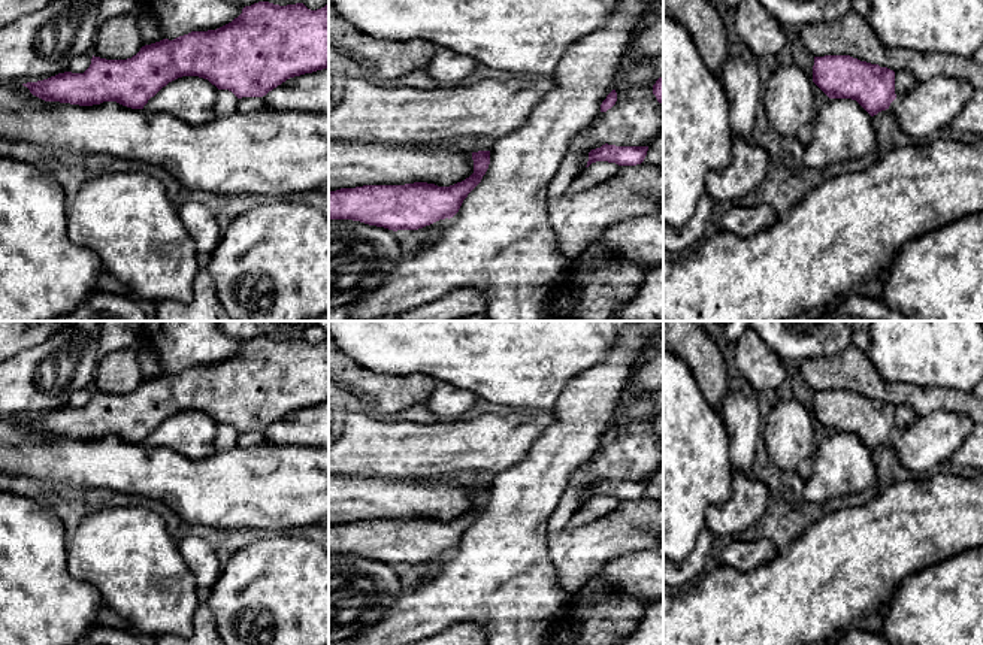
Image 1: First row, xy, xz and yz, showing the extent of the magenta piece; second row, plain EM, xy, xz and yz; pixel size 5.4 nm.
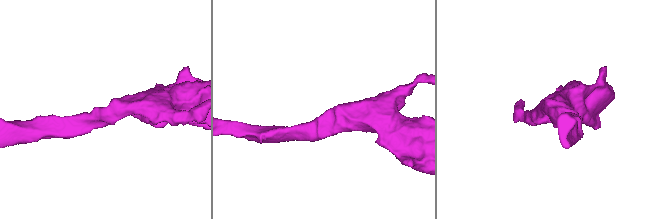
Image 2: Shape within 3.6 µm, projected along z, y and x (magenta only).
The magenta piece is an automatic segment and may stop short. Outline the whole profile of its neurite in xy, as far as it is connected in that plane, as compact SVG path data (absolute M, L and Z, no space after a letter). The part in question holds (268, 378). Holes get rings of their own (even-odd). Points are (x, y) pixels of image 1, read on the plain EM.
M258 336L245 340L232 357L208 366L191 366L173 375L145 379L127 394L91 393L84 408L64 406L37 417L22 418L45 436L93 440L117 436L143 443L169 417L182 411L208 414L218 424L229 424L238 433L263 431L290 412L329 402L329 336L311 345L303 337L279 340Z

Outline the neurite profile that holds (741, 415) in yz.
M735 381L720 408L729 442L731 460L735 472L750 475L760 437L760 411L757 402L747 397Z

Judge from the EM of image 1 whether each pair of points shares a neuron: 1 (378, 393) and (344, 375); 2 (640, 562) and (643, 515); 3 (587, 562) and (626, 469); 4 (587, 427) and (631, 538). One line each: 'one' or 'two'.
1: one
2: two
3: two
4: two

